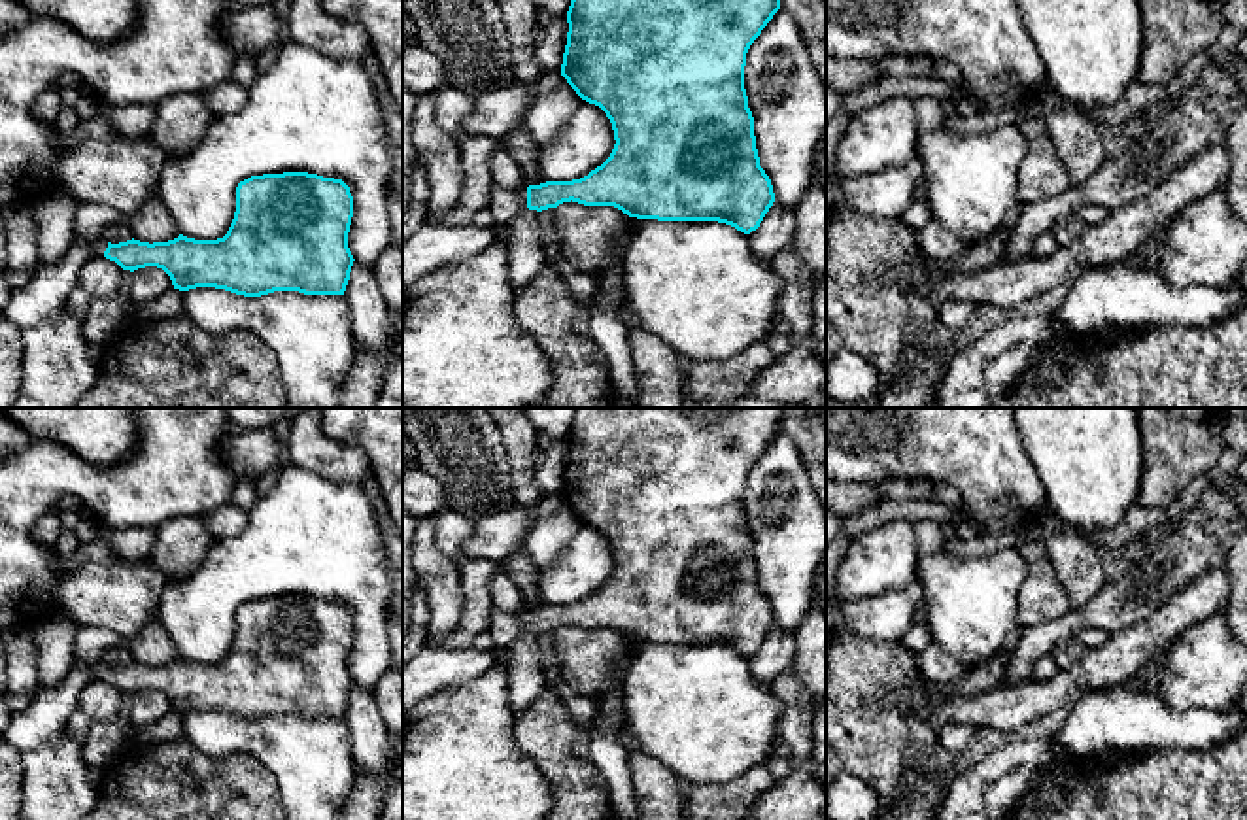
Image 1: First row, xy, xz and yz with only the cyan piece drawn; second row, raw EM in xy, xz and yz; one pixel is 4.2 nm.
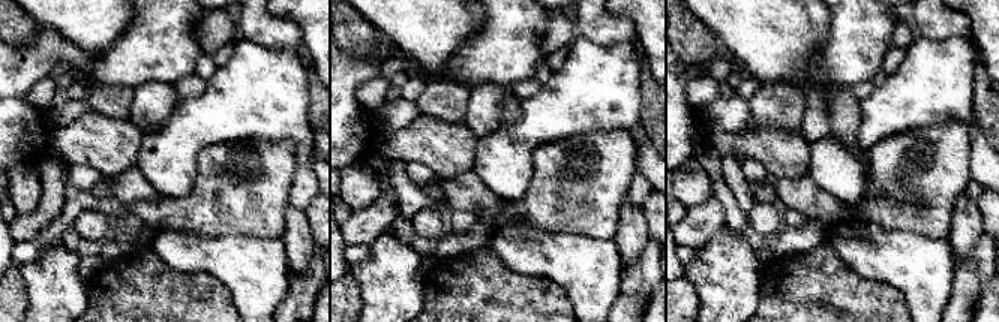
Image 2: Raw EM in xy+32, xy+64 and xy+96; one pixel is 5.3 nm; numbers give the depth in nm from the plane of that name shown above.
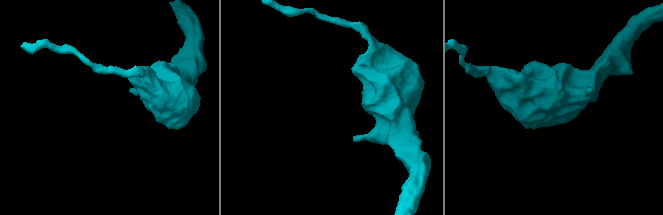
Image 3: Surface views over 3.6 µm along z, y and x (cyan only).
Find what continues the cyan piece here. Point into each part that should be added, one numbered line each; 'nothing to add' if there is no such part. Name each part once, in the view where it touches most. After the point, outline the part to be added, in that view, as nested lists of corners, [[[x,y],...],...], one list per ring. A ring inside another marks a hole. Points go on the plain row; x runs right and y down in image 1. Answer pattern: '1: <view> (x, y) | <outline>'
1: xz (505, 626) | [[[493,608],[489,633],[497,648],[508,646],[516,637],[527,633],[527,610],[510,614],[510,612]]]

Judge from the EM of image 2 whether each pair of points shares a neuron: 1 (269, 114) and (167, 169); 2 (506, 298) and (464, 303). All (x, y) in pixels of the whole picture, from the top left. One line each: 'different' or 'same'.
1: same
2: same

